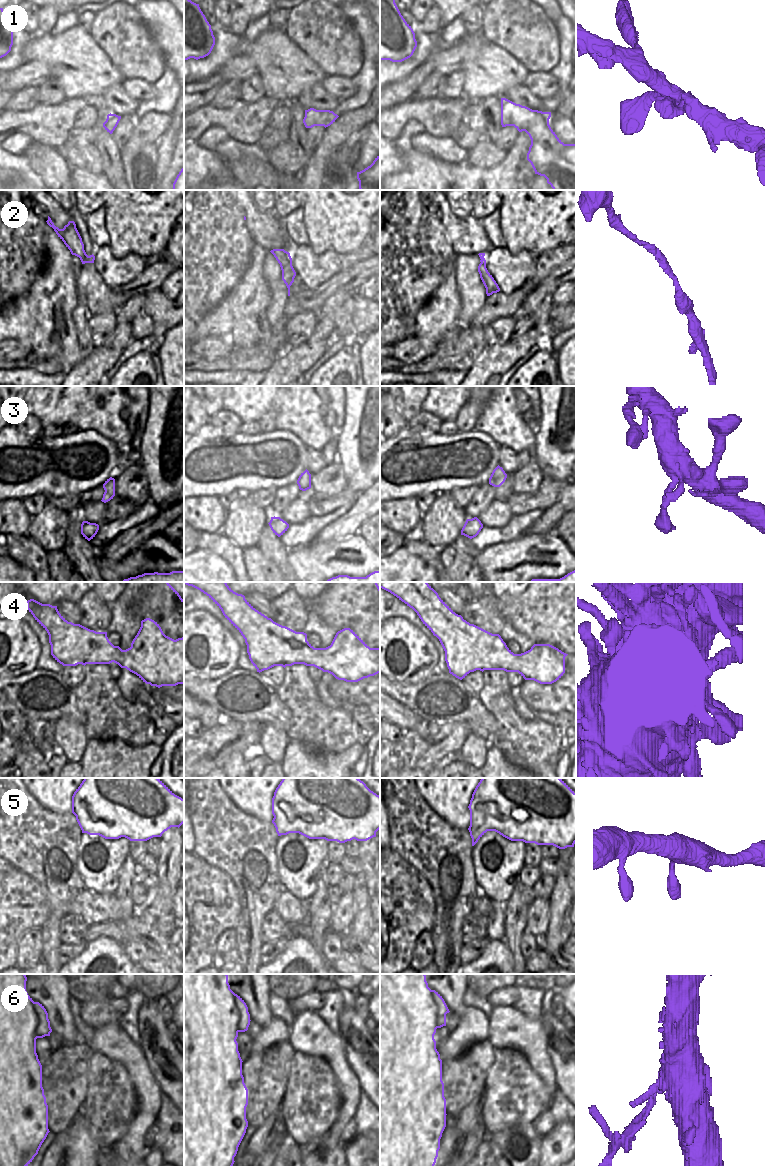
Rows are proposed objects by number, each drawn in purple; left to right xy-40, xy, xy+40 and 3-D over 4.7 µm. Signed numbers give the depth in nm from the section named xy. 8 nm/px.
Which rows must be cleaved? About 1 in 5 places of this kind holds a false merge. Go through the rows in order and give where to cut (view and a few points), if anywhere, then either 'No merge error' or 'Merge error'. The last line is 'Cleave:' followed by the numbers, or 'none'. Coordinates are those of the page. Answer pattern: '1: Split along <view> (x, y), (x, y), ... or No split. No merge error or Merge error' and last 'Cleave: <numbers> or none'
1: No split. No merge error
2: No split. No merge error
3: No split. No merge error
4: No split. No merge error
5: No split. No merge error
6: Split along xy-40 (33, 1002), (39, 1019), (36, 1031), (38, 1037). Merge error
Cleave: 6

